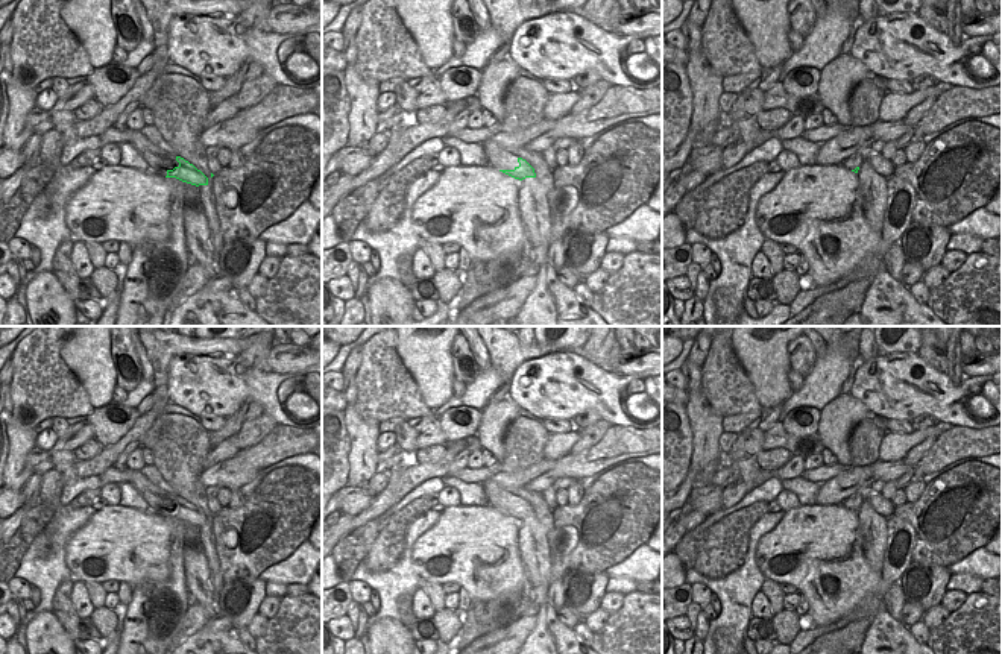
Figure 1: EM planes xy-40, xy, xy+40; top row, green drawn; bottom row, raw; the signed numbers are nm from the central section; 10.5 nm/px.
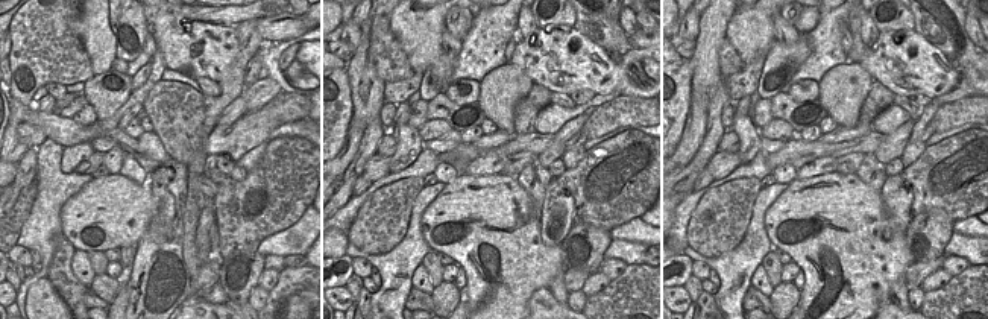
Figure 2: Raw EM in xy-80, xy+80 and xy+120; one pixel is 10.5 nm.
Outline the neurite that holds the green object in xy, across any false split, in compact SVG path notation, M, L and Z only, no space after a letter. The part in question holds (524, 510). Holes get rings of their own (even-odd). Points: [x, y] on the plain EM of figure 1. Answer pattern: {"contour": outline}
{"contour": "M518 498L519 505L513 510L499 510L515 519L536 517L534 508L522 498Z"}

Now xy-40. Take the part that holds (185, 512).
{"contour": "M128 470L132 484L146 499L149 508L165 517L176 517L191 525L208 525L208 517L178 495L170 495L152 484L140 470Z"}

